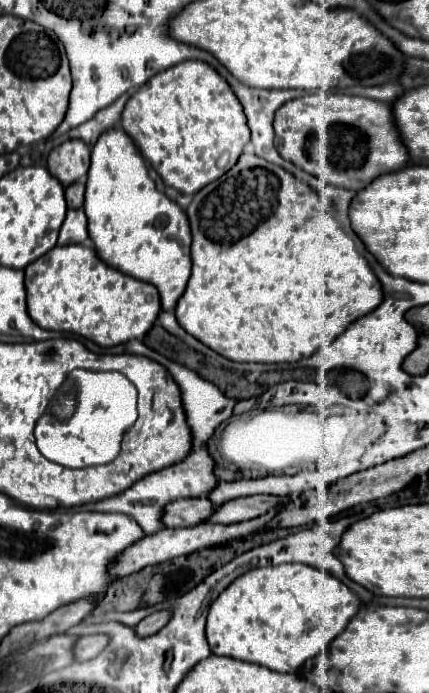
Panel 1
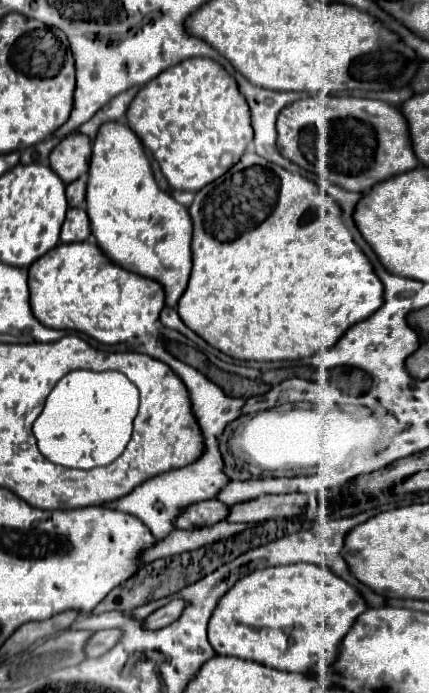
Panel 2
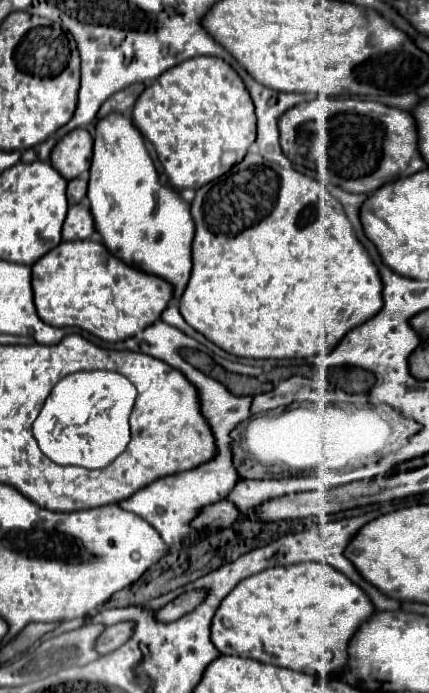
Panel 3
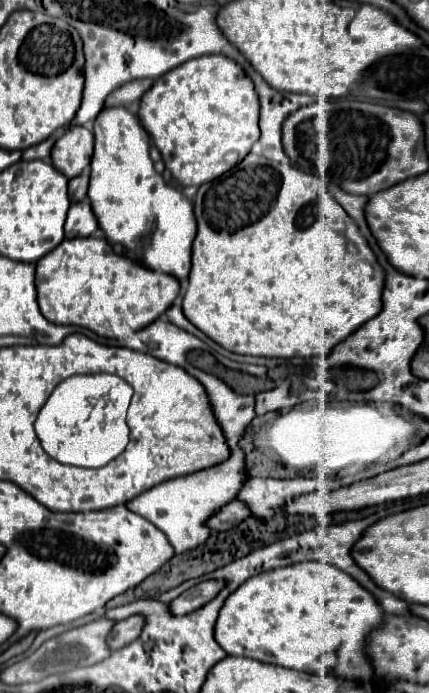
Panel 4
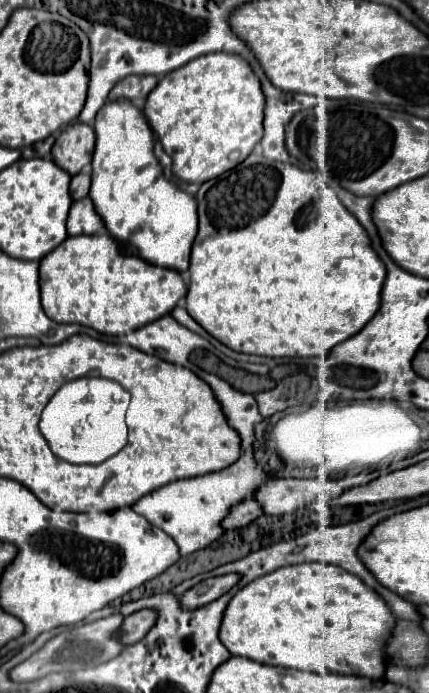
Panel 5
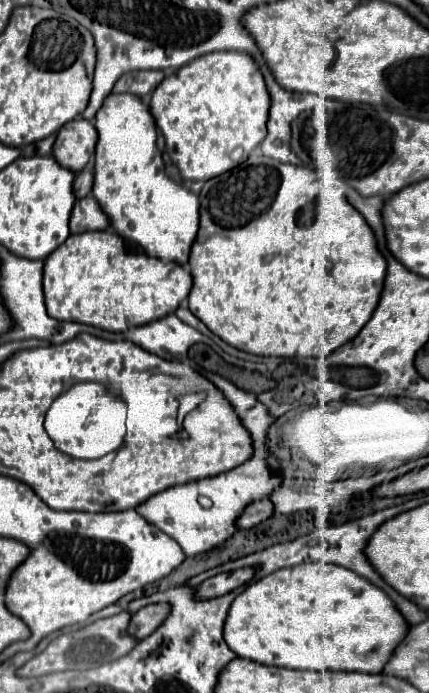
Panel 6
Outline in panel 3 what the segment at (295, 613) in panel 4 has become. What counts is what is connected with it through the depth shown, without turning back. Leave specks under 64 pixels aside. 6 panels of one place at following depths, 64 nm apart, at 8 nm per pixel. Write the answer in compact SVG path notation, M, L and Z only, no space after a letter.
M292 564L292 566L276 566L268 568L260 574L244 578L220 604L214 620L212 620L212 642L222 654L234 654L244 658L254 658L264 664L276 664L282 668L298 670L304 674L318 674L318 676L332 676L348 672L346 666L346 646L356 628L368 620L376 612L360 592L360 586L352 584L342 572L336 572L328 564Z

